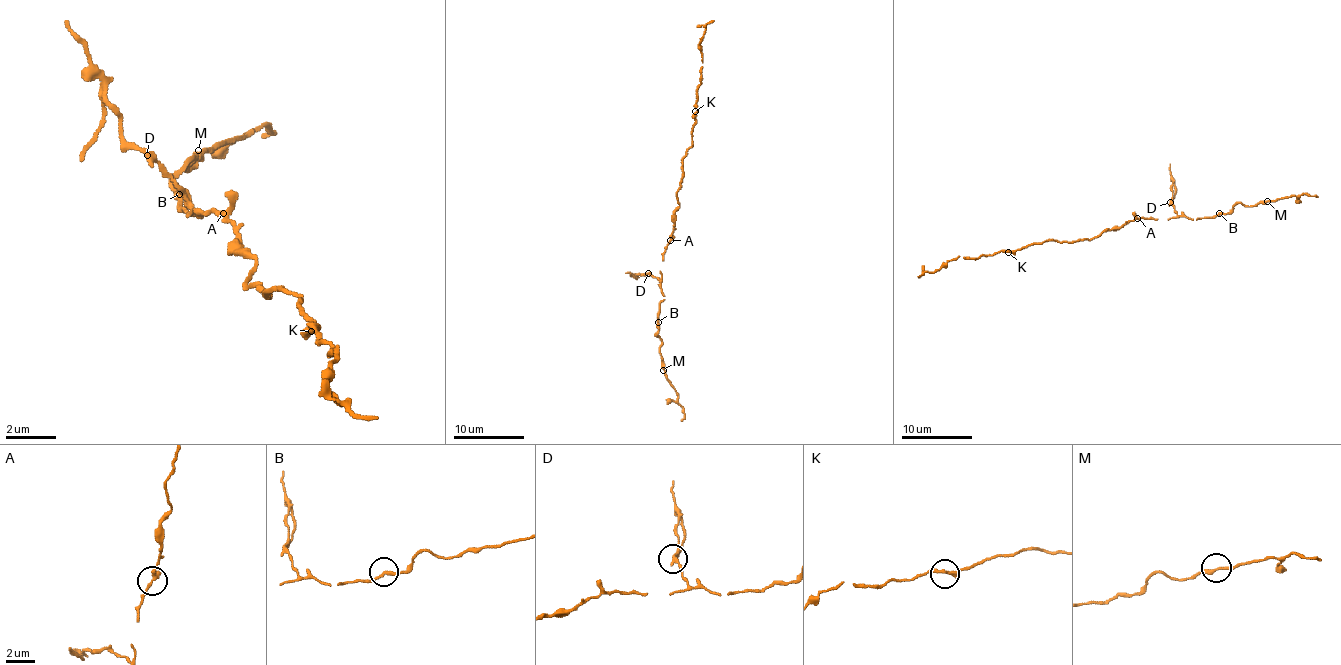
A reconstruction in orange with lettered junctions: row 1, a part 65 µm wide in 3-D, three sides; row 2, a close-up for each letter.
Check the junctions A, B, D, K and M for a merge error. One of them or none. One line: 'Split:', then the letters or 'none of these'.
Split: D

